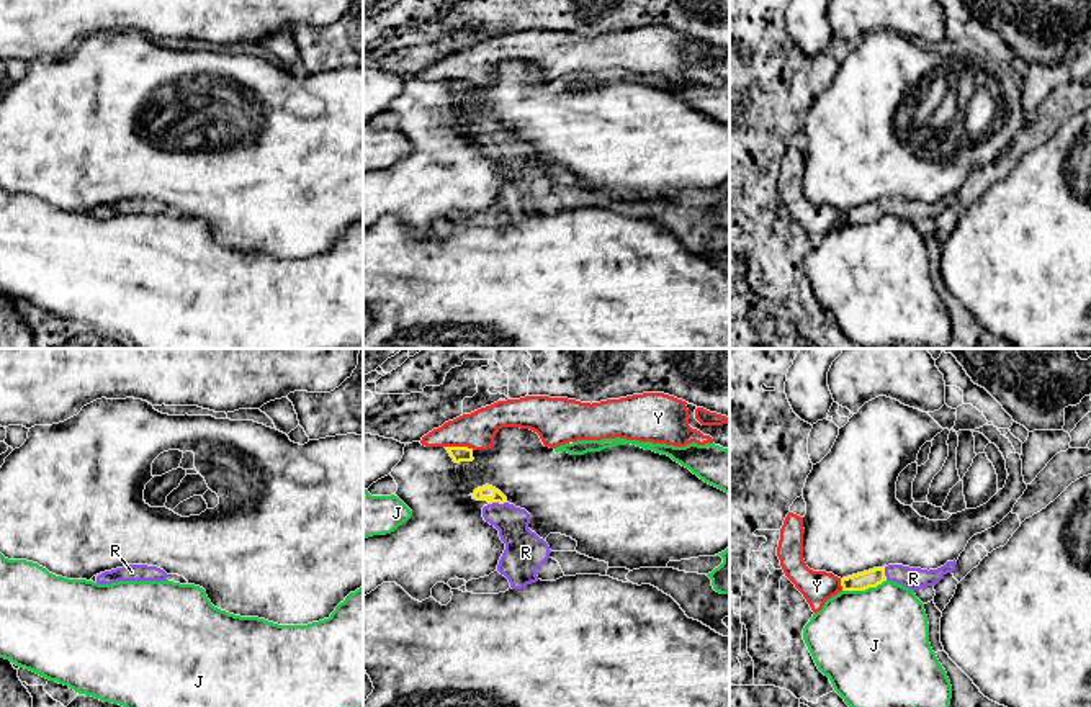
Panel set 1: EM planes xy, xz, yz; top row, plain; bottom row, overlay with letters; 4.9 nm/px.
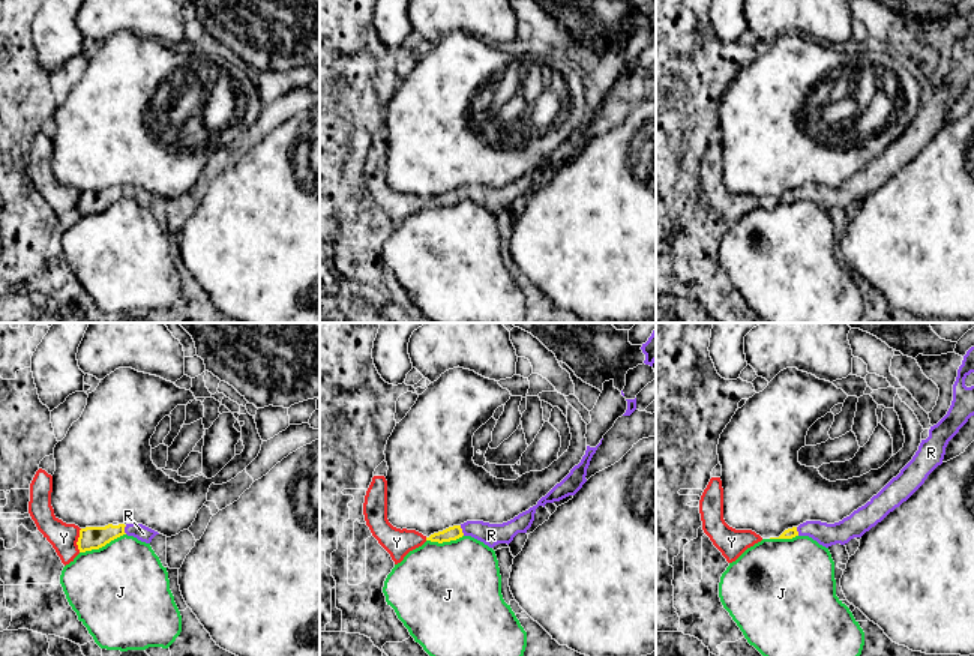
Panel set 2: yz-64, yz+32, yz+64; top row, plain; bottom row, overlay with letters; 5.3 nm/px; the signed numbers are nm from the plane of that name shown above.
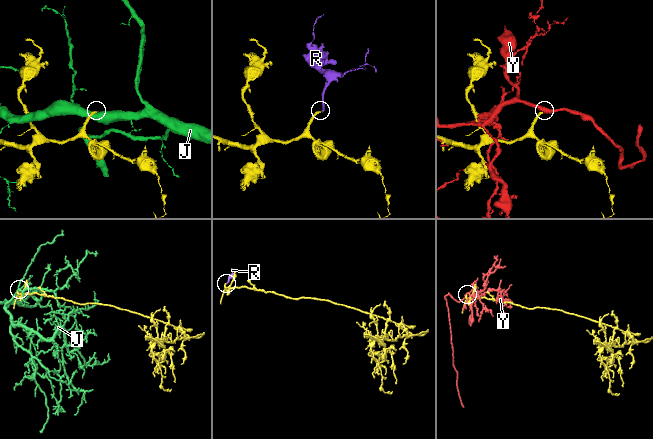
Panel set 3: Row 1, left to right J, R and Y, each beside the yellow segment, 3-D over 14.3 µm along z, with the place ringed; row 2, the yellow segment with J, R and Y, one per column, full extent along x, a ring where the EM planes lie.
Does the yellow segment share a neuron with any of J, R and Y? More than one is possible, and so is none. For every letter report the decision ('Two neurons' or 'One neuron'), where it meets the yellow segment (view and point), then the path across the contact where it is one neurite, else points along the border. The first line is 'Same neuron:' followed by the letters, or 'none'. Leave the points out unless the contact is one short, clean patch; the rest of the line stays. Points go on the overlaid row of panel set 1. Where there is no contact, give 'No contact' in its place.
Same neuron: R
J: Two neurons. Touches yellow at yz (864, 589)
R: One neuron. Touches yellow at xz (499, 503). Path across: xz (498, 496), (499, 503), (524, 547)
Y: Two neurons. Touches yellow at xz (460, 447)

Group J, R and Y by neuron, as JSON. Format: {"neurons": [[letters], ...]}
{"neurons": [["J"], ["R"], ["Y"]]}

